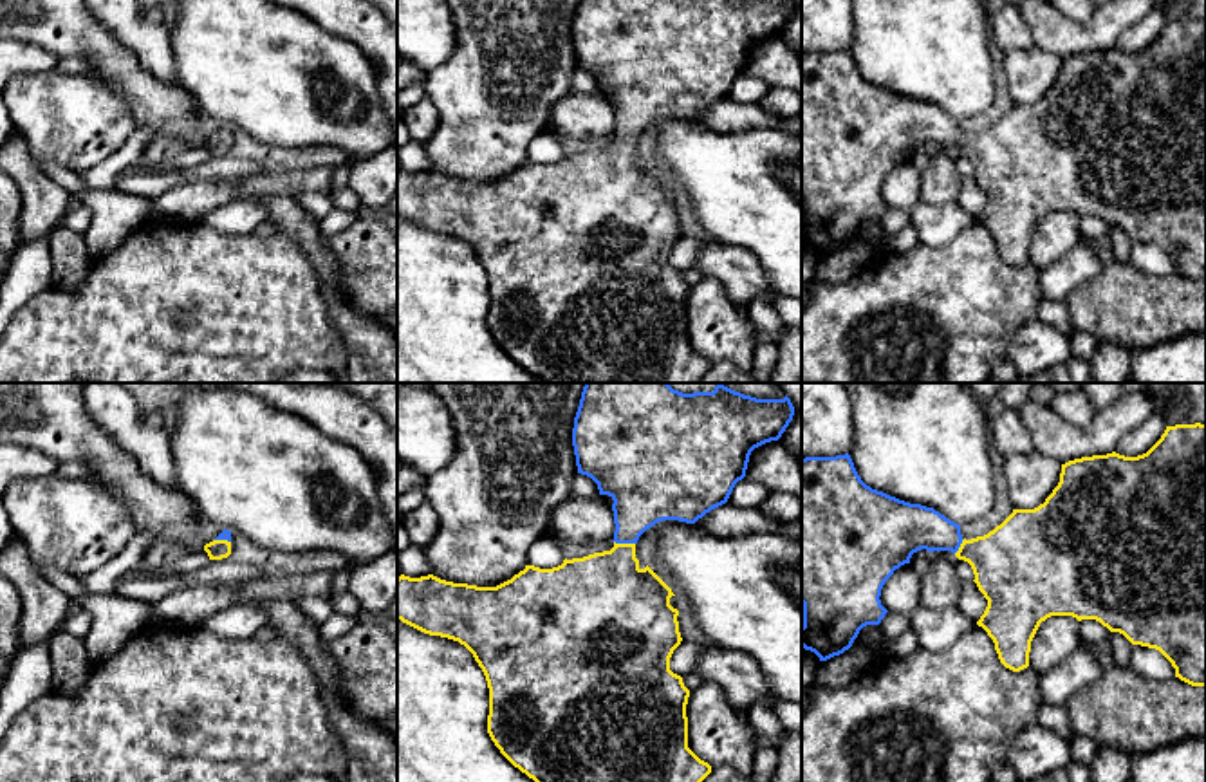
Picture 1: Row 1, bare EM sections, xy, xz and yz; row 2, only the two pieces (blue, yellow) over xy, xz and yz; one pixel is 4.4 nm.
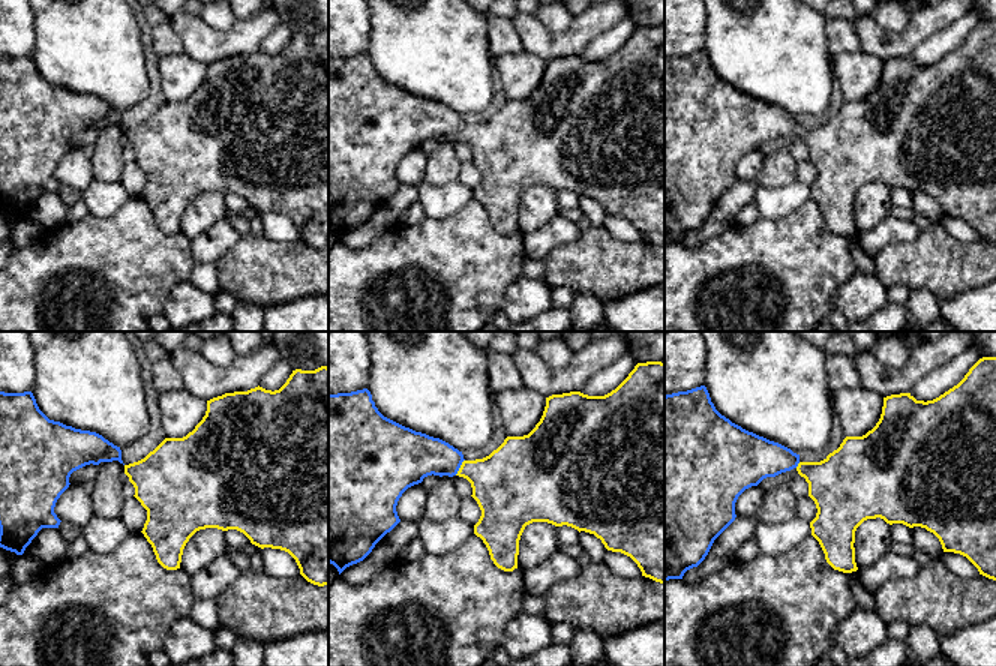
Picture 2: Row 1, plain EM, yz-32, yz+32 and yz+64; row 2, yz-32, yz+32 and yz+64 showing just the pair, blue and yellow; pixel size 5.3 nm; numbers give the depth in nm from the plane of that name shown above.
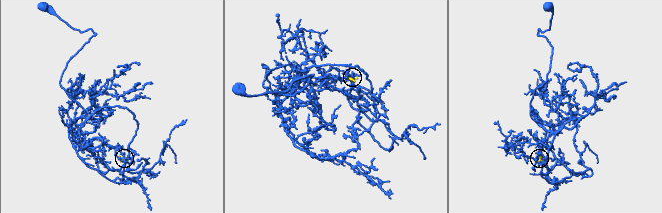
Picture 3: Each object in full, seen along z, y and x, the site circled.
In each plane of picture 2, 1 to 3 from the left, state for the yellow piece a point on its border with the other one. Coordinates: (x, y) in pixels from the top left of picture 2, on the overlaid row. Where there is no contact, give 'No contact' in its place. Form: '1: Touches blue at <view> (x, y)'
1: No contact
2: Touches blue at yz+32 (459, 467)
3: Touches blue at yz+64 (797, 465)

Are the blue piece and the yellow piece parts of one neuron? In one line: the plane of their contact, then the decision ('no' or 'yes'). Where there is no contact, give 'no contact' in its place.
xz | yes

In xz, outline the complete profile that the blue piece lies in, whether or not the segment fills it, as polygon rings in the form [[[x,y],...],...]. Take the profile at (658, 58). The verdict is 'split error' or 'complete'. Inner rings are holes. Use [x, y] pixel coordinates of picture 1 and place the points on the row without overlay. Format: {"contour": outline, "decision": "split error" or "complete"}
{"contour": [[[580,0],[572,23],[576,61],[578,69],[598,79],[599,90],[608,90],[614,96],[616,126],[610,146],[572,155],[565,154],[561,161],[552,164],[525,161],[524,166],[496,182],[453,179],[433,170],[421,173],[401,170],[397,173],[397,215],[424,229],[459,237],[473,249],[489,284],[487,329],[500,349],[540,383],[697,383],[711,368],[711,361],[688,343],[686,300],[690,285],[682,273],[670,265],[670,253],[682,237],[677,217],[679,206],[670,200],[670,193],[675,190],[648,161],[639,163],[635,139],[657,117],[695,119],[711,105],[726,99],[735,79],[746,72],[751,47],[765,38],[778,36],[793,11],[793,0]]], "decision": "split error"}

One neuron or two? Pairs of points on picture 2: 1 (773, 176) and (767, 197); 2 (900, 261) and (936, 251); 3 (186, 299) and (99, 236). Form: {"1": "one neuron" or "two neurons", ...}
{"1": "two neurons", "2": "one neuron", "3": "two neurons"}

